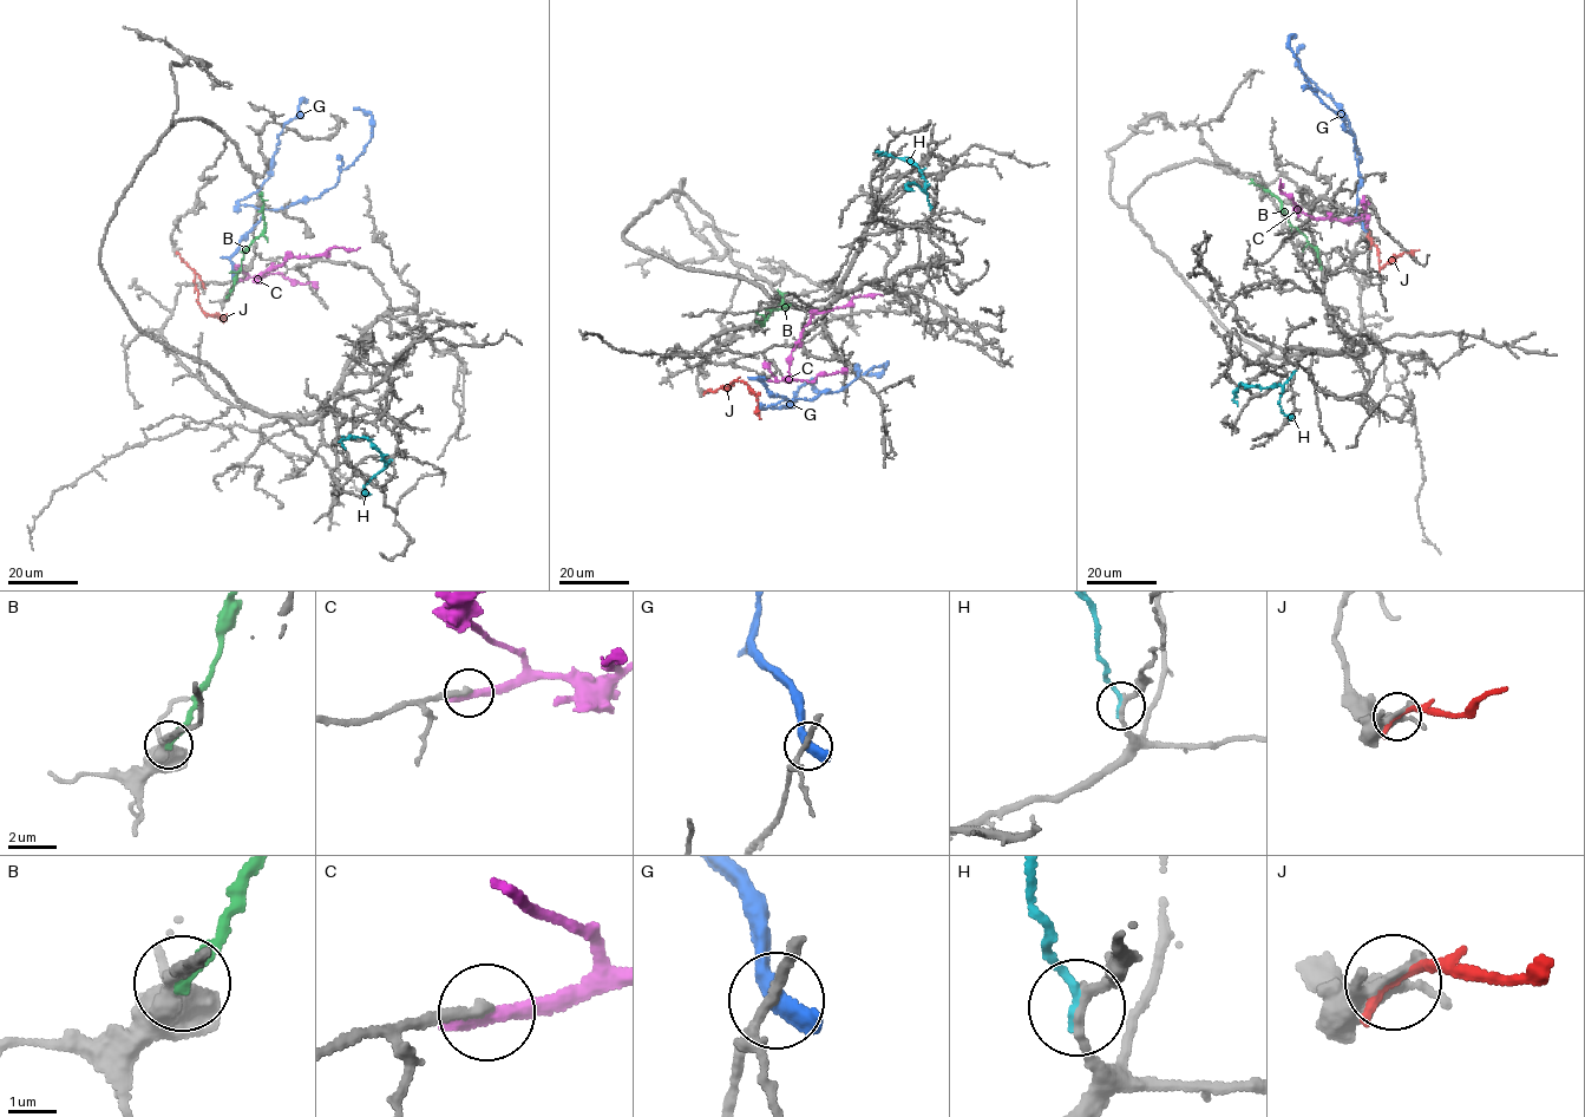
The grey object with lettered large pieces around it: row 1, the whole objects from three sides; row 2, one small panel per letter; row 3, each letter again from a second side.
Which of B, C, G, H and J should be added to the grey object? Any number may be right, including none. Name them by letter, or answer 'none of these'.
none of these

